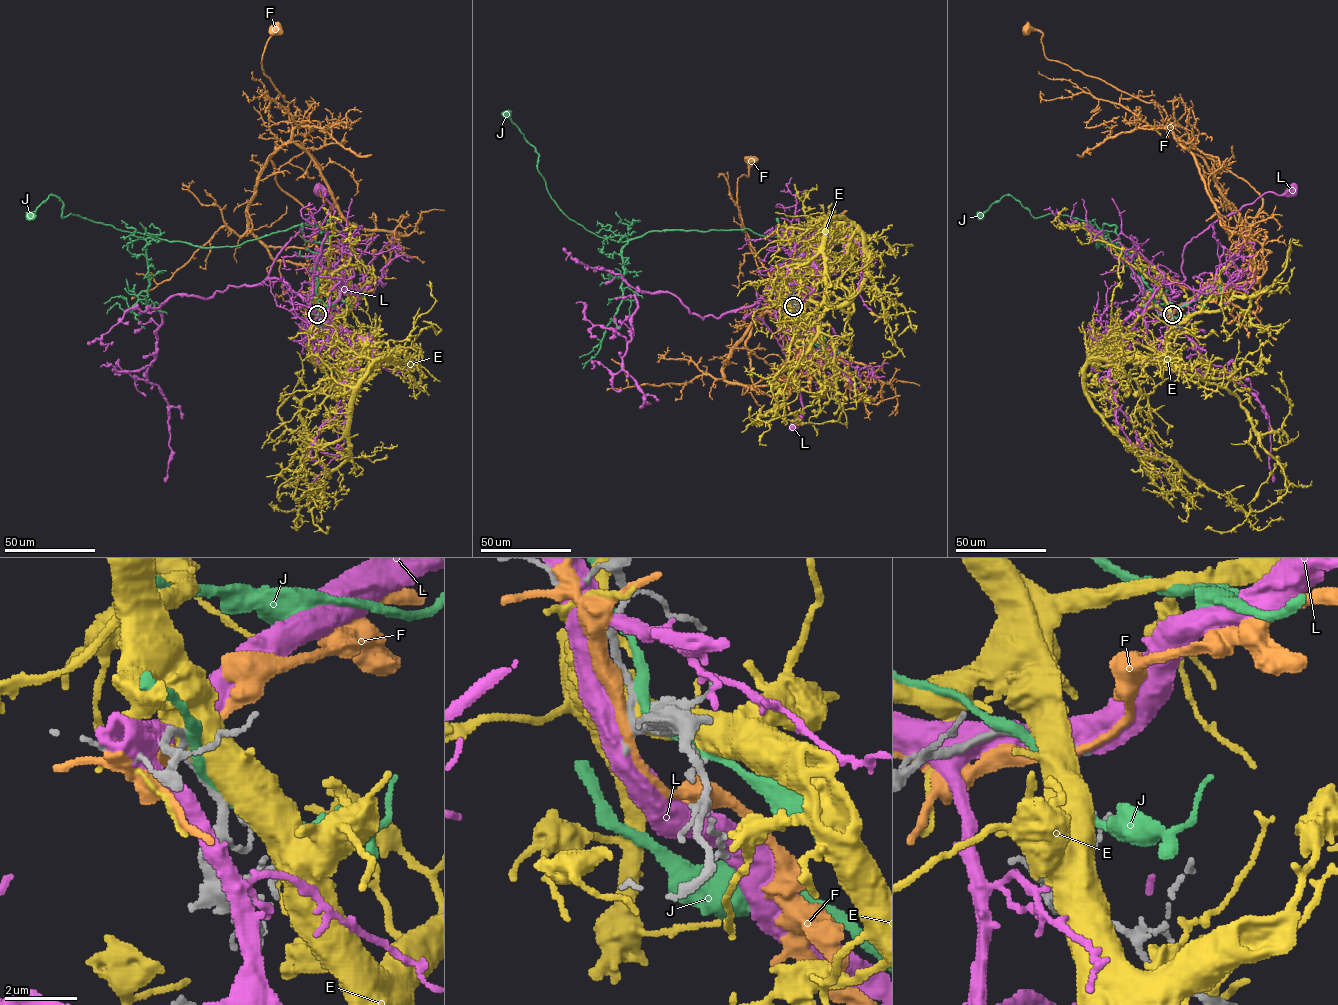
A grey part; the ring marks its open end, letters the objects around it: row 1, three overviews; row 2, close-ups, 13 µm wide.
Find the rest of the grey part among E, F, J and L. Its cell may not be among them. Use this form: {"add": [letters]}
{"add": []}

